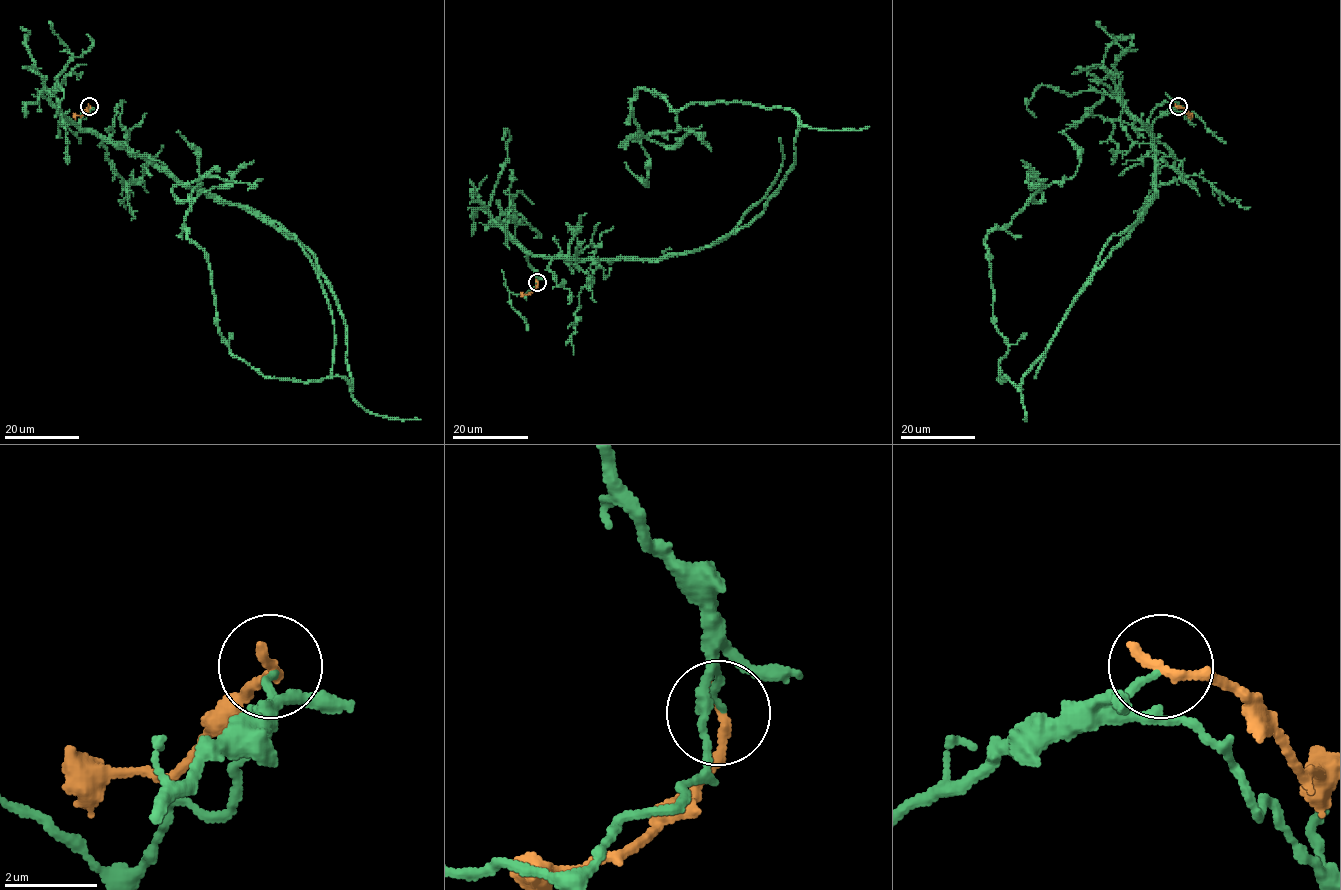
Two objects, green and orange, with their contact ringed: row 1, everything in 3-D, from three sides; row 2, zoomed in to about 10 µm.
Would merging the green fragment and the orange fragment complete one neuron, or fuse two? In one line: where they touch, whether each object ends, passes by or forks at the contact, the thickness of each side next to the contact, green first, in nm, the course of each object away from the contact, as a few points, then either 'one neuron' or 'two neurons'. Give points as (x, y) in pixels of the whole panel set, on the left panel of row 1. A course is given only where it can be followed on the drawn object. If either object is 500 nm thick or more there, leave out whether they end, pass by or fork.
(89, 106) | green ends | orange ends | 150/260 nm | green via (90, 107), (80, 127), (315, 258), (351, 385), (270, 378), (219, 332), (172, 189), (263, 178) | orange via (90, 106), (81, 115), (73, 113) | two neurons

